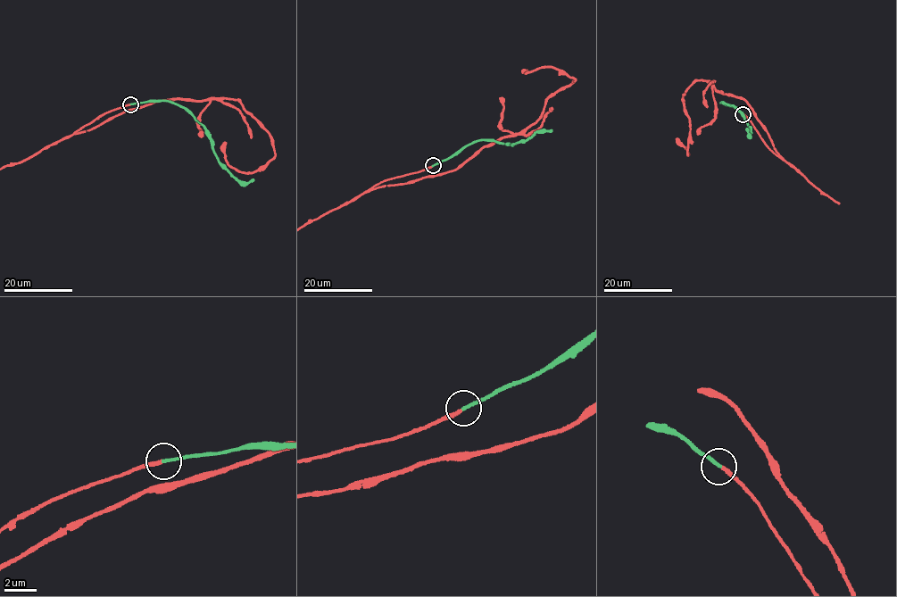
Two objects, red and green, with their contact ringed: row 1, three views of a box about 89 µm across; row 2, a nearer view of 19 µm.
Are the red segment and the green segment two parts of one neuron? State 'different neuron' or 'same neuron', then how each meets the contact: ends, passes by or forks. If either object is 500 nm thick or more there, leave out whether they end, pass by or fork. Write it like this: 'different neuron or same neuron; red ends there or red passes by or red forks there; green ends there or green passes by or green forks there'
same neuron; red ends there; green ends there

